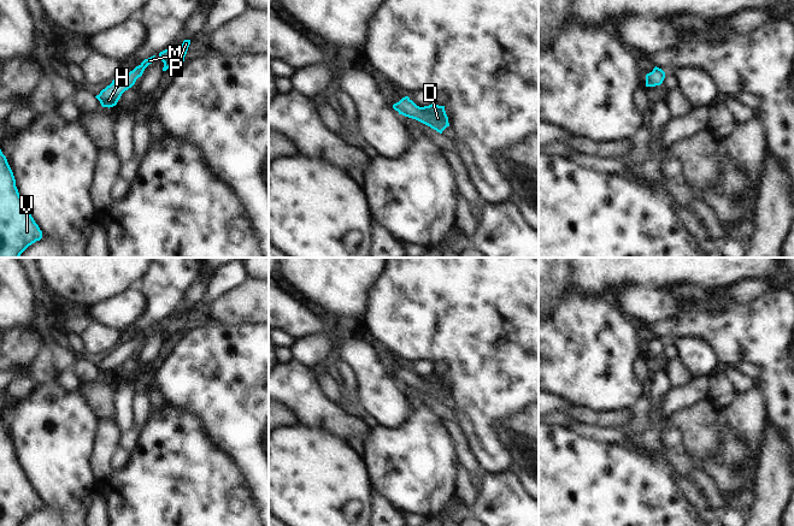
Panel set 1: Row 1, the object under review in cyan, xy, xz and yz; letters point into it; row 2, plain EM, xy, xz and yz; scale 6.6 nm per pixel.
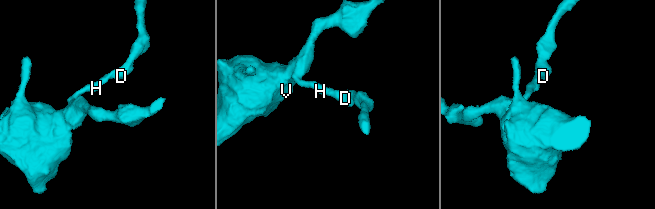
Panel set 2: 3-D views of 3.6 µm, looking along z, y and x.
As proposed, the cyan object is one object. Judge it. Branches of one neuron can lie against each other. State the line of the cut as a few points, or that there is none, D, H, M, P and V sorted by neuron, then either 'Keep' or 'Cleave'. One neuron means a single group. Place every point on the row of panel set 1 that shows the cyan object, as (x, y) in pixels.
No split. Groups: D H M P V. Keep.

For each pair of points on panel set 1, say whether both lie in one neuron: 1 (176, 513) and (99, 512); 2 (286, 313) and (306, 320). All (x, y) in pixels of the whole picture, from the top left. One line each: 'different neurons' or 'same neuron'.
1: different neurons
2: same neuron

